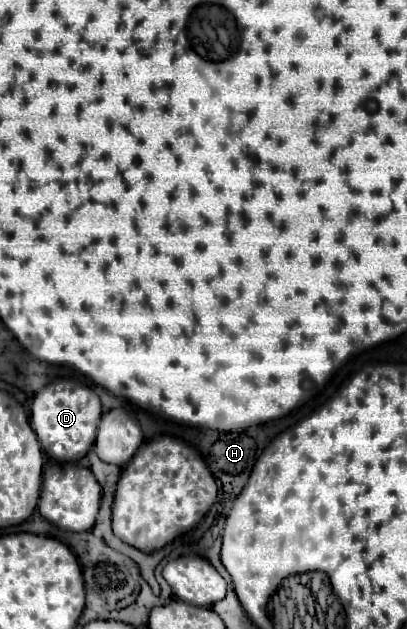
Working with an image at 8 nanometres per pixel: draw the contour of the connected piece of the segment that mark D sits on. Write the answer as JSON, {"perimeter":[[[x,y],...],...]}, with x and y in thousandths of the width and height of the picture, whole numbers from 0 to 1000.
{"perimeter":[[[140,603],[115,609],[76,641],[76,679],[96,695],[106,717],[155,736],[184,736],[214,723],[233,704],[248,666],[248,638],[229,618],[179,603]]]}

